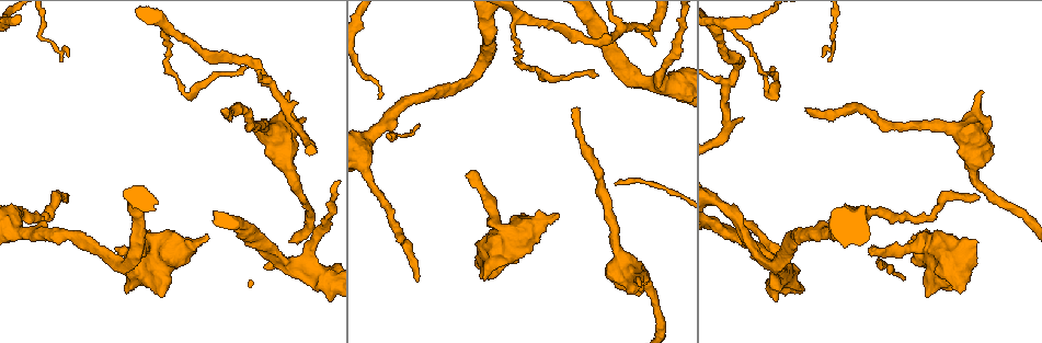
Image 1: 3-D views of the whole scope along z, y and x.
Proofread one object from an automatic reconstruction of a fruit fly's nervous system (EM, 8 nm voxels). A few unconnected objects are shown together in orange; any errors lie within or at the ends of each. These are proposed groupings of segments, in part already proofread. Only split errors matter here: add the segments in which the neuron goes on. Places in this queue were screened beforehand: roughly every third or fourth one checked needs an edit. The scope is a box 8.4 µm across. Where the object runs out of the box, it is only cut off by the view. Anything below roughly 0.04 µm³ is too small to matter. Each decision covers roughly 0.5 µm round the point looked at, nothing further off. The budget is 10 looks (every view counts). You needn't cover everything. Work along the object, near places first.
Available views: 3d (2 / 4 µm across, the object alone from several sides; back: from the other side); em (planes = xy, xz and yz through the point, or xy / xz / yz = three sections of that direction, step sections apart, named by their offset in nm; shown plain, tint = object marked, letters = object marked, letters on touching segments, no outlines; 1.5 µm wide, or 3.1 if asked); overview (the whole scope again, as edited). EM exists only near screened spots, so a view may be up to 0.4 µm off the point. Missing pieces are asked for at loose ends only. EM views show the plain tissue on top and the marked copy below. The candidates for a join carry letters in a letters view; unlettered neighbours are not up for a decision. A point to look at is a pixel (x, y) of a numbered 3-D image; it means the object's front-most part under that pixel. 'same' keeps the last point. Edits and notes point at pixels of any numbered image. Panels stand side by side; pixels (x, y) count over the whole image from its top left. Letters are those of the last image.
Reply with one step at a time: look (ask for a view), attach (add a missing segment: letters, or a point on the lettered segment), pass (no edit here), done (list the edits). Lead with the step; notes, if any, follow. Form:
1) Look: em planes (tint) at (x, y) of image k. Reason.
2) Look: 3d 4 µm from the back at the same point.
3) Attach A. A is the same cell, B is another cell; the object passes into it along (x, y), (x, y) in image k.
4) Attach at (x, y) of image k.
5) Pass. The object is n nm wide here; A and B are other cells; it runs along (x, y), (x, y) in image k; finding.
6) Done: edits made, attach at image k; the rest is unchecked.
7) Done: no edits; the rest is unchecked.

Look: 3d 4 µm at (571, 110) of image 1. Long arm stops here.

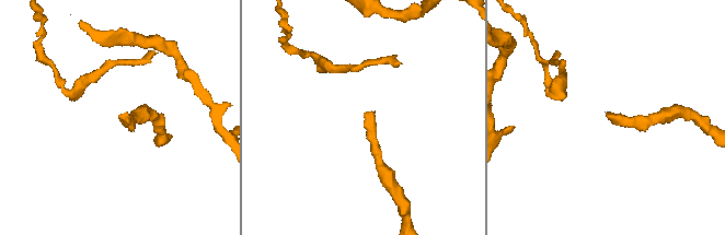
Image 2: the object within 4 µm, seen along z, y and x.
Look: em planes (letters) at (364, 114) of image 2. Now the EM.

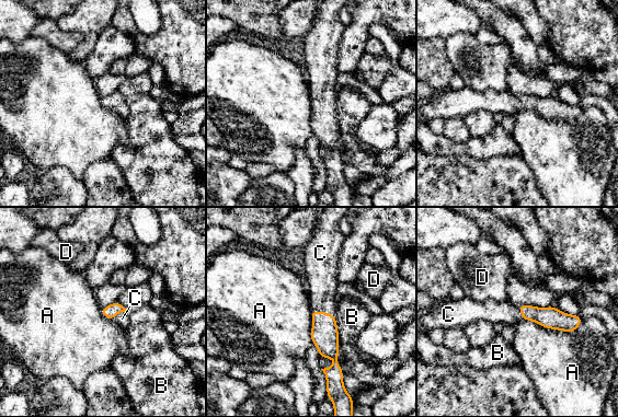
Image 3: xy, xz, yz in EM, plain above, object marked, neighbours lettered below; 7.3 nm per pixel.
Attach C. The longest contact is with A, 460 nm; C is the same cell, A, B and D are other cells; it goes on there.

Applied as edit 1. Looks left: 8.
Look: 3d 4 µm at (743, 117) of image 1. Free end.

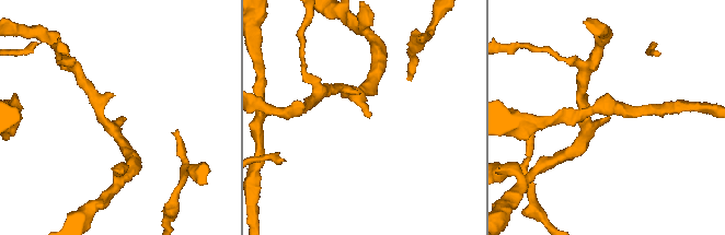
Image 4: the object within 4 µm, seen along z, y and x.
Look: em planes (letters) at (123, 117) of image 4. The arms are 180, 200 nm wide; shape alone is not enough.

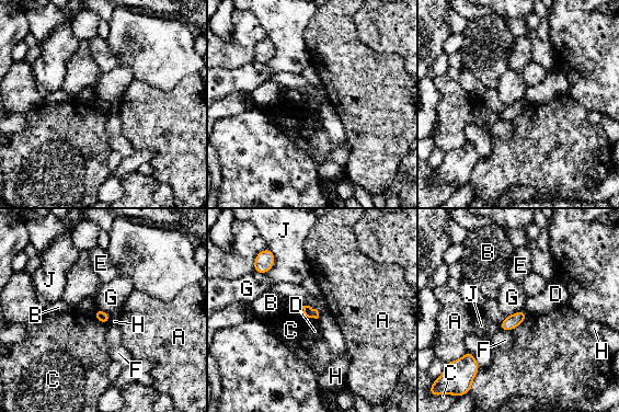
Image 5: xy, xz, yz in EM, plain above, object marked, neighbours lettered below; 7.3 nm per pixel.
Pass. A, B, C, D, E, F, G, H and J are other cells; a border runs along (302, 305), (313, 307), (319, 315) in image 5; none of them fits.

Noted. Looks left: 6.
Look: em xy step 4 (letters) at (467, 174) of image 1. Branch stops here.

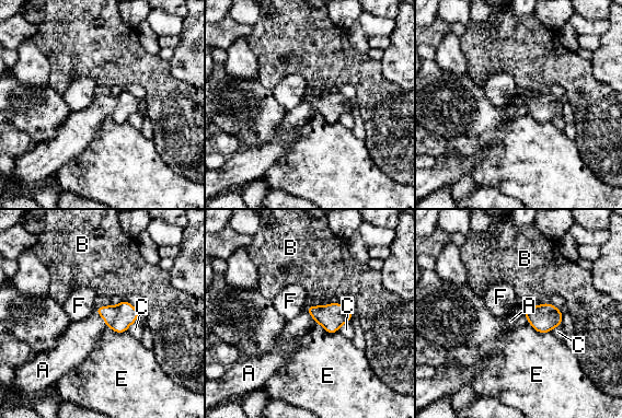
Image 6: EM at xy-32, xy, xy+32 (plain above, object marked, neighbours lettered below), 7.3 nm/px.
Attach A. The object is 160 nm wide here; A is the same cell, B, C, E and F are other cells; the object passes into it along (118, 317), (103, 317), (79, 339) in image 6; the neuron continues.

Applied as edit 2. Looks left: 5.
Look: em planes (letters) at (66, 198) of image 1. End of a long branch.

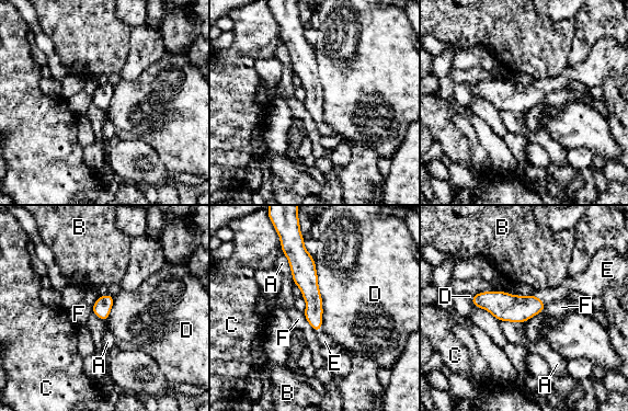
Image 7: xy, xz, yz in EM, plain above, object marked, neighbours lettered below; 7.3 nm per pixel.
Attach E. E is the same cell, A, B, C, D and F are other cells; the object passes into it along (507, 307), (540, 299), (570, 285) in image 7; it goes on there.

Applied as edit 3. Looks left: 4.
Done: edits made, attach at image 3, attach at image 6, attach at image 7; the rest is unchecked.

